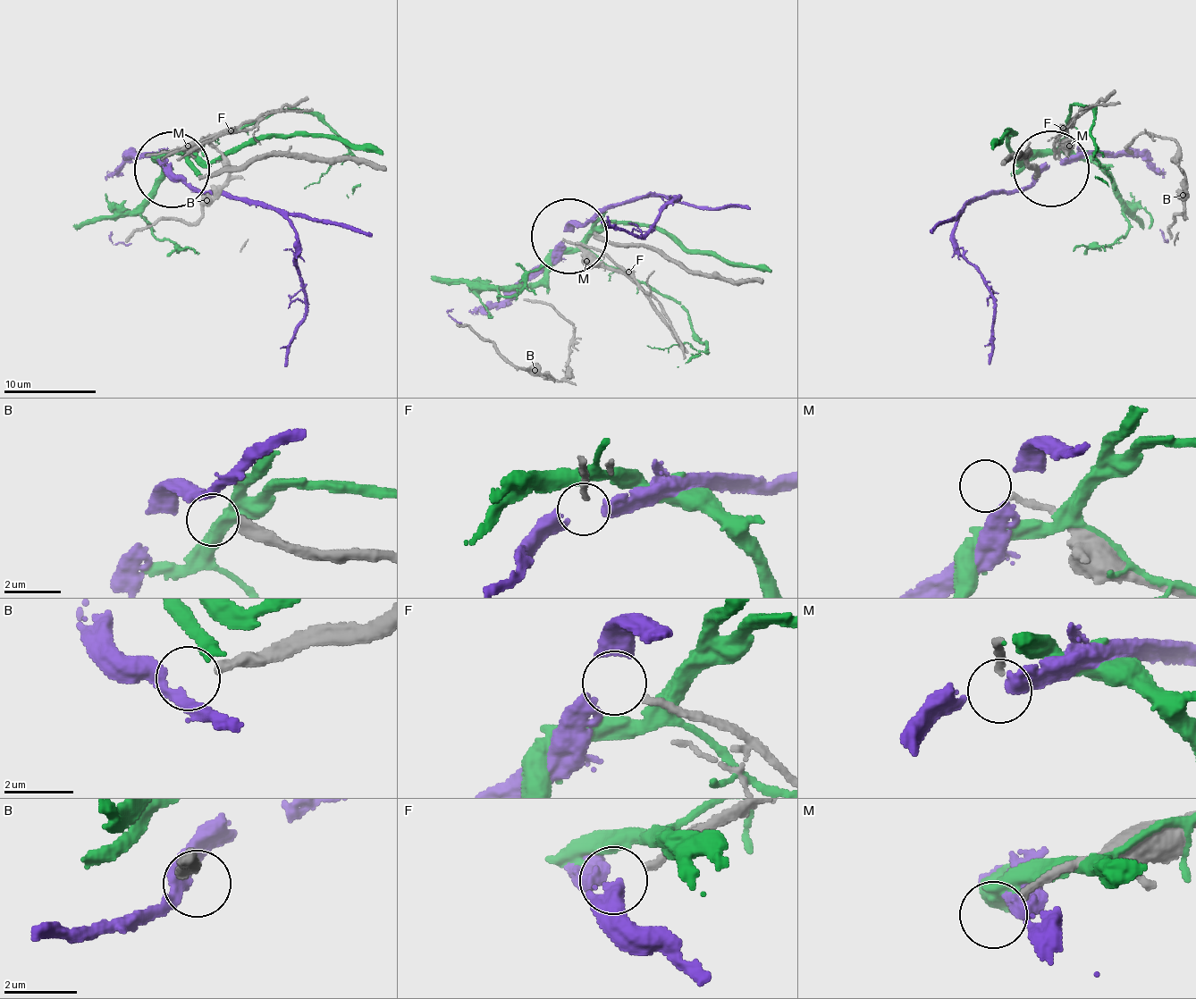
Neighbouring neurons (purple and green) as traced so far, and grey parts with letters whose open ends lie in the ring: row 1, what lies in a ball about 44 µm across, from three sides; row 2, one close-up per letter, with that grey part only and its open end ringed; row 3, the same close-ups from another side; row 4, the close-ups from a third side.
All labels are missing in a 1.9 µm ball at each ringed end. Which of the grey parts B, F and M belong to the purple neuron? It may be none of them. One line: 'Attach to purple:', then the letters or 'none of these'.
Attach to purple: B

